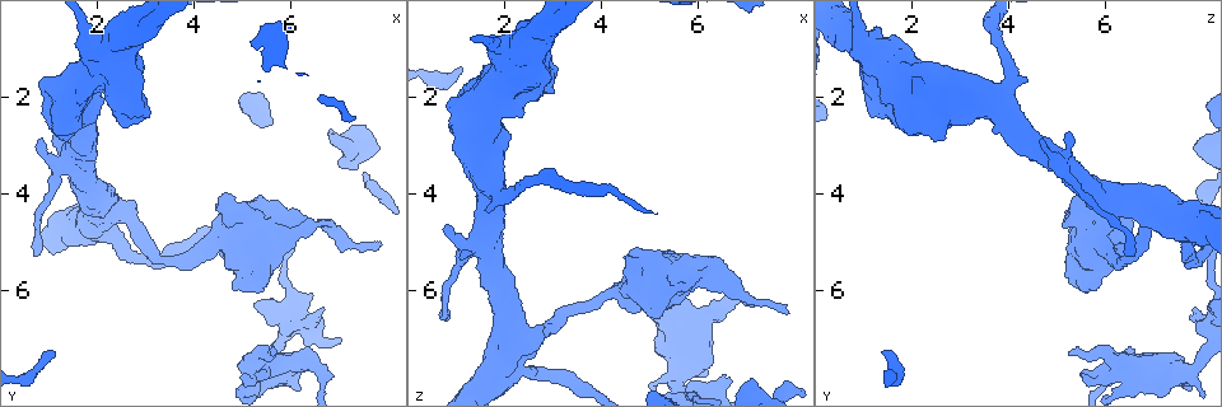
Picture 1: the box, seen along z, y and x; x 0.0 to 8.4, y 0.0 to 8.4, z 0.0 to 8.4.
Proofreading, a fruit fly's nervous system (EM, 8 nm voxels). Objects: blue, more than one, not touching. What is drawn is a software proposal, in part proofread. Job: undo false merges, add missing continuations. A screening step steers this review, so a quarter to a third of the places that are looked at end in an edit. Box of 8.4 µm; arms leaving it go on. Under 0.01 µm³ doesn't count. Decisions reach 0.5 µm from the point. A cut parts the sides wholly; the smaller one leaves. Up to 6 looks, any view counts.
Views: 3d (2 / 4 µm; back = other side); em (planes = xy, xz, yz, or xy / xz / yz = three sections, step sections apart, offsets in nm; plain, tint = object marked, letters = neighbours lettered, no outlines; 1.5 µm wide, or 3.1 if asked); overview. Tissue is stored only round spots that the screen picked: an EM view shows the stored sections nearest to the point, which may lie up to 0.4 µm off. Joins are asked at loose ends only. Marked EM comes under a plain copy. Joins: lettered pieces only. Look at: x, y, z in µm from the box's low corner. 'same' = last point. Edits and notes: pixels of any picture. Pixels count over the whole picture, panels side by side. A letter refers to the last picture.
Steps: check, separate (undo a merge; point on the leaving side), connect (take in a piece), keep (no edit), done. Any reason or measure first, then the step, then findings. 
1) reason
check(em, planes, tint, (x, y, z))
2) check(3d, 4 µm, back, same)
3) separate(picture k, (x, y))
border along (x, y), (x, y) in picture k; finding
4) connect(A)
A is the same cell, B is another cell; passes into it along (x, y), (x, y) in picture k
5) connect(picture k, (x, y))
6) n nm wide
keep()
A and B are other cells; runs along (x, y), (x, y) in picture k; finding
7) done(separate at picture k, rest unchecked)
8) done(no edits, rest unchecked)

a narrow waist
check(em, yz, step 4, tint, (2.95, 5.30, 7.80))

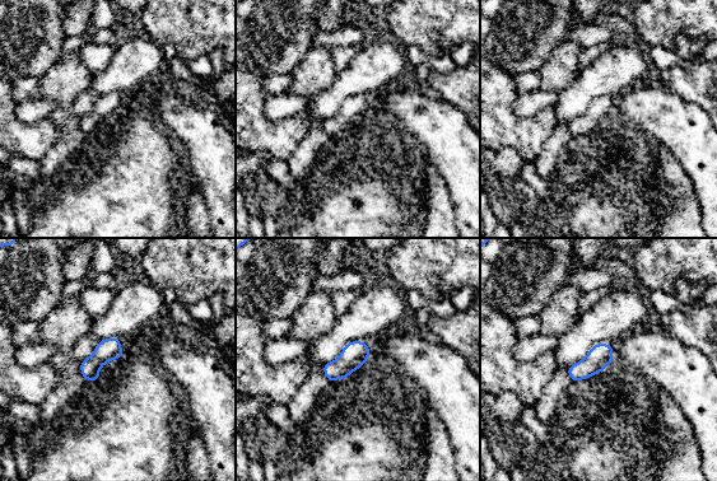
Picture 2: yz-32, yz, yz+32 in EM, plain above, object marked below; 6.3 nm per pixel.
another direction
check(em, planes, letters, same)

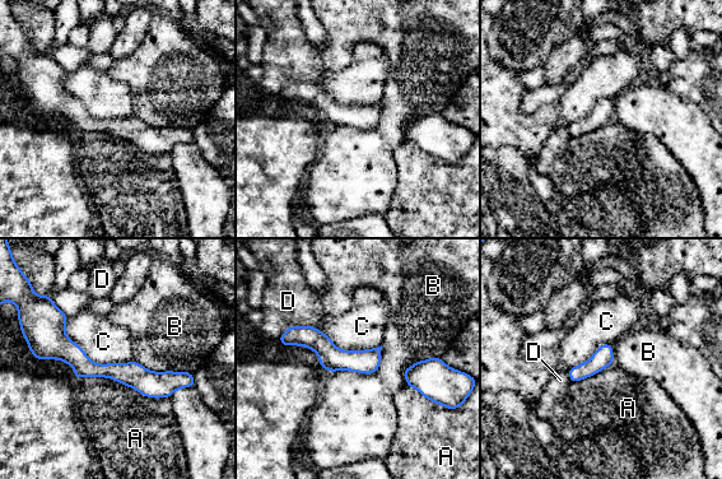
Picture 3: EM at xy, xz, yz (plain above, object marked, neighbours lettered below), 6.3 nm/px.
keep()
A, B, C and D are other cells; runs along (56, 312), (87, 368), (185, 384) in picture 3; continuous, no second neuron

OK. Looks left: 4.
thick turns thin
check(em, planes, letters, (1.05, 3.95, 5.50))

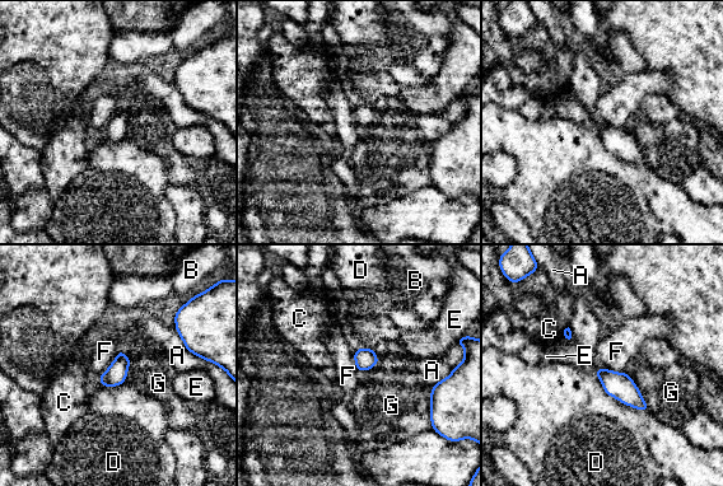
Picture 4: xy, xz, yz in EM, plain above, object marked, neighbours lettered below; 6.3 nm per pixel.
keep()
A, B, C, D, E, F and G are other cells; border along (593, 369), (611, 369), (625, 373) in picture 4; continuous, no second neuron

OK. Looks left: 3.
branch stops here
check(3d, 4 µm, (6.65, 6.35, 7.90))

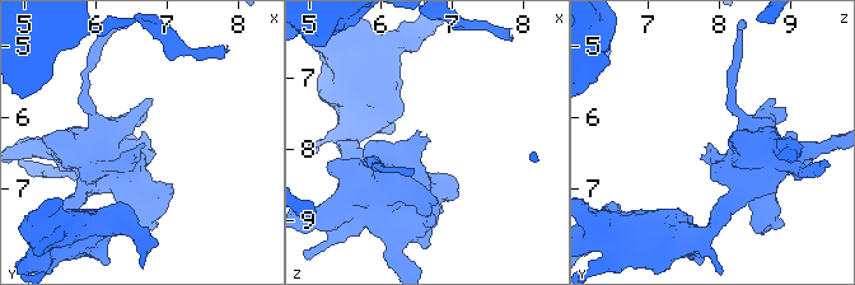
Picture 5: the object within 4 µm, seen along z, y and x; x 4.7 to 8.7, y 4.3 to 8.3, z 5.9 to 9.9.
check(em, yz, step 4, tint, (6.65, 6.35, 7.85))

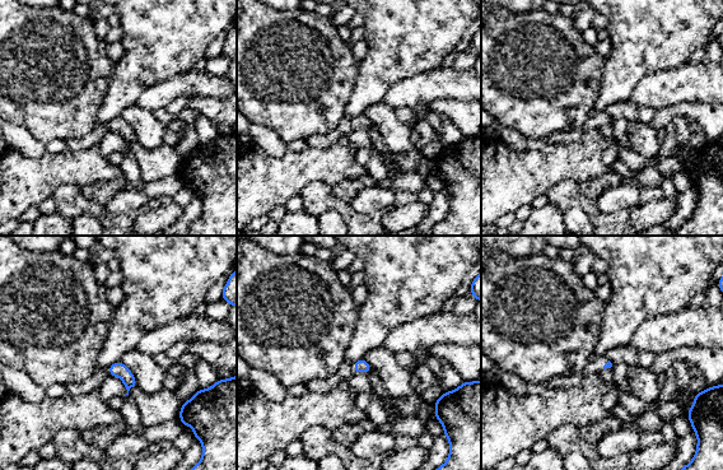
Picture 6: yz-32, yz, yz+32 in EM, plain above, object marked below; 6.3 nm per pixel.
check(em, yz, step 4, letters, same)

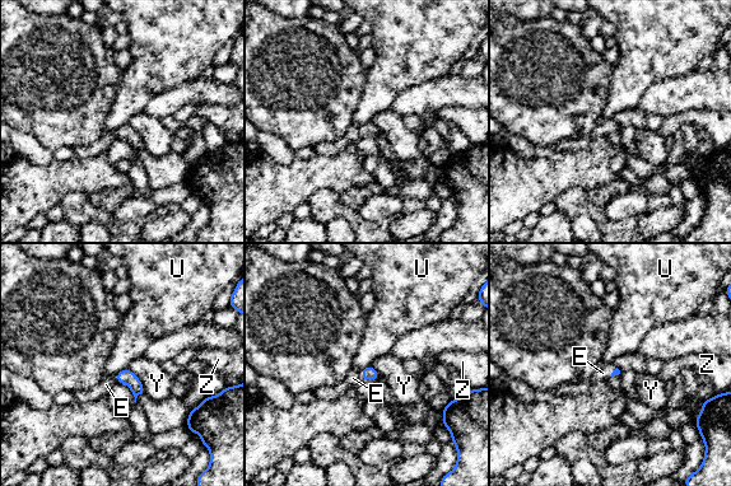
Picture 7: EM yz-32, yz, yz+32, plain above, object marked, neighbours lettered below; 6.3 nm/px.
Y touches over 190 nm
connect(E)
E is the same cell, U, Y and Z are other cells; it goes on there

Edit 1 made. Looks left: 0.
done(connect at picture 7, rest unchecked)

